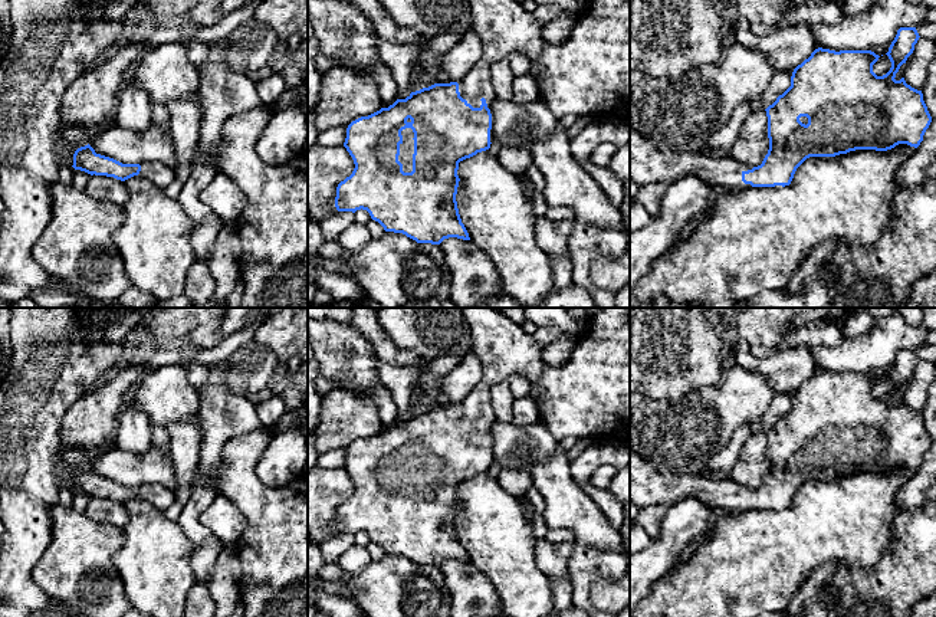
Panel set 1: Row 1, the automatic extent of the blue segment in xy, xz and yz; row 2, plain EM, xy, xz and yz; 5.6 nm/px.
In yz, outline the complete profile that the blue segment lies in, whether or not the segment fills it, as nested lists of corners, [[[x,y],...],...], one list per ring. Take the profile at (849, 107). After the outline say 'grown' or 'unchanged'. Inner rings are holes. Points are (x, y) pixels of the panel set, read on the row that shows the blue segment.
[[[900,27],[889,52],[890,70],[877,76],[873,65],[878,55],[871,50],[830,50],[818,47],[798,65],[791,86],[769,105],[769,150],[758,167],[748,167],[732,155],[710,157],[702,152],[661,151],[638,132],[630,129],[630,178],[637,186],[663,183],[671,186],[687,173],[696,173],[712,187],[730,188],[789,186],[797,168],[809,157],[835,157],[855,150],[887,151],[899,144],[917,148],[932,122],[922,91],[896,81],[896,73],[913,53],[919,40],[916,27]]]; grown

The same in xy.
[[[89,144],[75,151],[72,167],[91,175],[106,175],[121,181],[139,174],[162,190],[168,187],[175,178],[174,170],[164,165],[162,163],[150,163],[144,165],[122,164],[114,158],[96,154]]]; grown

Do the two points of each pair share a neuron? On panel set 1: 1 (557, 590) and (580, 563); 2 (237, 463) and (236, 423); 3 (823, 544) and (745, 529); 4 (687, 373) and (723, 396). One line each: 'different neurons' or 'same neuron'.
1: different neurons
2: different neurons
3: same neuron
4: different neurons

